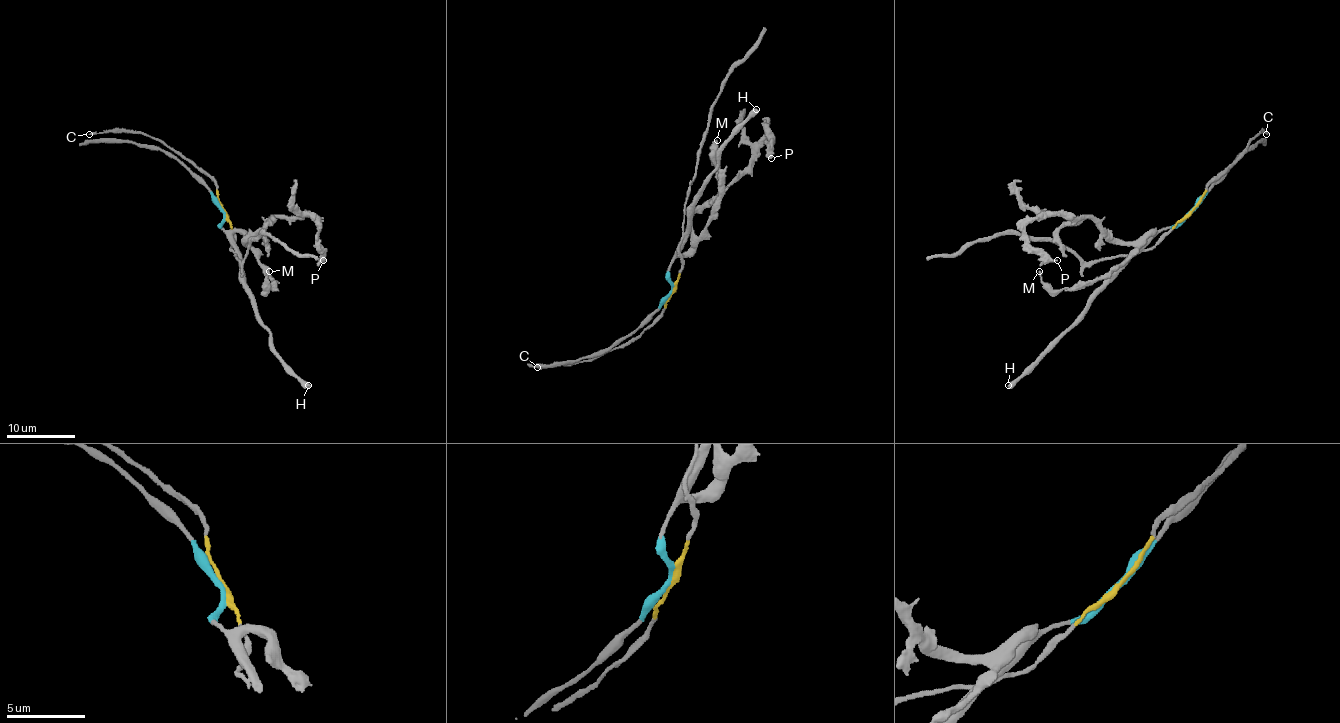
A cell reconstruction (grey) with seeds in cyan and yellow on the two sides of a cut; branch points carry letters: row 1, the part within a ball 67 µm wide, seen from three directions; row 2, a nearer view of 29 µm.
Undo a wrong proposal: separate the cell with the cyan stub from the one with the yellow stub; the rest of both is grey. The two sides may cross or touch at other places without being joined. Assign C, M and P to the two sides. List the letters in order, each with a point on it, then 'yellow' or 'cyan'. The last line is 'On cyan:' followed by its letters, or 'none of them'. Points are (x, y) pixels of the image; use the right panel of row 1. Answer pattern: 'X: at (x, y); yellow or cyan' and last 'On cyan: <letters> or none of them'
C: at (1266, 134); yellow
M: at (1039, 271); cyan
P: at (1057, 260); cyan
On cyan: M, P

